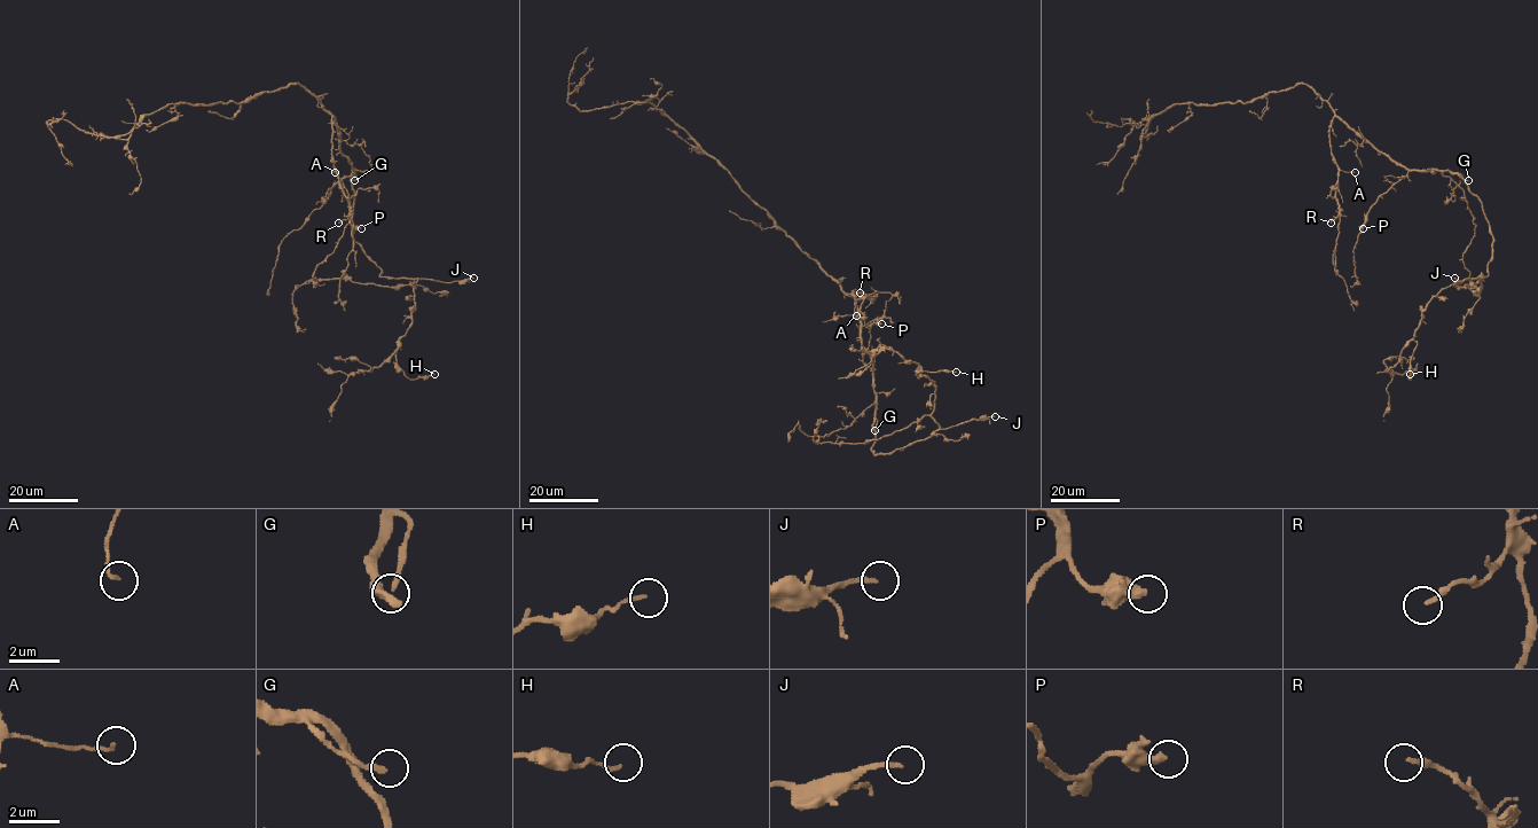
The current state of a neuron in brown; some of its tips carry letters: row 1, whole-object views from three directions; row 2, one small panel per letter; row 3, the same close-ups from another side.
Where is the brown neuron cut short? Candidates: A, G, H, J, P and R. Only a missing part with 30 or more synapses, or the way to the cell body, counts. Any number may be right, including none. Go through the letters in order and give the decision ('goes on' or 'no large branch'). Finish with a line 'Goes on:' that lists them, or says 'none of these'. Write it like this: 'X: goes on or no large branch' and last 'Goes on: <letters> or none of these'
A: no large branch
G: goes on
H: no large branch
J: goes on
P: no large branch
R: no large branch
Goes on: G, J

